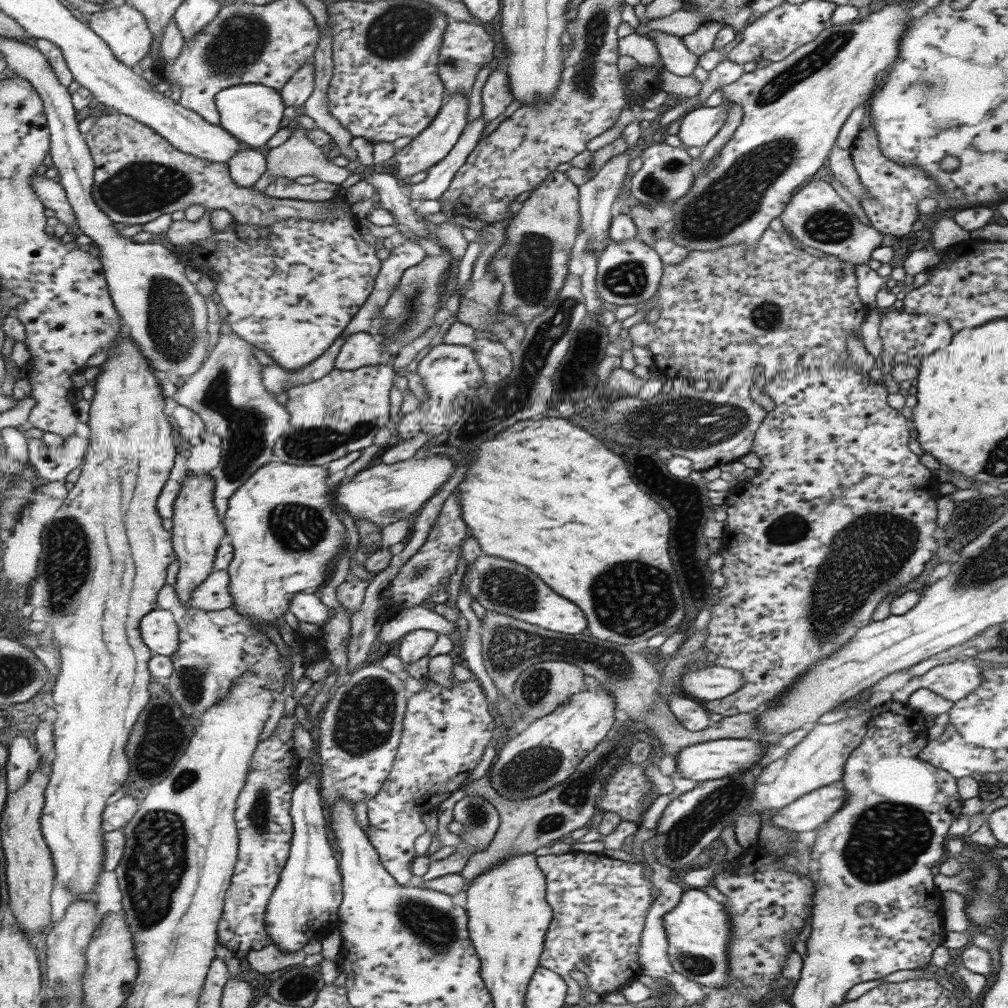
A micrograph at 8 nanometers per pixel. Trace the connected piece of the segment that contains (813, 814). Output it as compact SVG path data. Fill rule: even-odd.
M832 785L819 787L773 813L769 822L776 828L784 828L794 834L813 831L842 807L846 798L847 793L844 788Z

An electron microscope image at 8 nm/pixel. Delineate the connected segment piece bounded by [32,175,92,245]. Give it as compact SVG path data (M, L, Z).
M43 175L34 176L32 185L35 192L46 203L47 208L54 210L56 218L70 228L68 232L74 235L74 243L89 245L92 238L87 233L84 233L79 226L65 187L60 182L54 182L52 178L45 178Z

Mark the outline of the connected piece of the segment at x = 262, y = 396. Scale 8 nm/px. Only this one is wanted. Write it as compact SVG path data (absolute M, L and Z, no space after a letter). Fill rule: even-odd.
M235 332L220 334L202 368L187 380L171 382L165 378L165 372L157 372L163 394L200 414L201 420L205 421L204 436L216 434L221 438L220 456L223 460L211 474L215 480L215 506L222 520L227 515L233 494L259 468L278 460L274 452L275 444L291 426L291 414L286 405L279 404L275 400L277 394L265 388L263 366L253 355L253 347Z

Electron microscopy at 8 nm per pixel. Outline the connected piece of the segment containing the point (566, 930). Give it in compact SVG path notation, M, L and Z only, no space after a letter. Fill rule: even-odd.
M574 848L573 850L569 850L560 855L548 854L545 856L538 856L536 857L536 861L546 882L544 897L552 910L551 921L549 922L547 933L545 934L545 939L542 945L543 951L539 956L538 964L539 967L552 970L564 980L564 984L566 985L566 996L564 1002L568 1005L573 1005L577 1004L577 1002L582 999L581 986L579 986L575 980L571 979L571 976L569 975L571 974L571 970L579 970L579 972L583 972L585 980L587 980L587 989L591 992L597 993L597 995L601 997L605 994L608 995L619 992L623 987L631 984L631 982L635 982L638 976L641 975L640 966L638 965L639 963L637 963L637 950L639 950L639 940L641 940L641 932L643 932L645 924L644 918L648 911L647 907L650 906L649 903L651 902L651 891L649 891L649 888L651 888L651 886L654 887L650 880L643 878L641 865L639 865L639 863L630 863L613 859L611 857L604 856L603 854L586 853L580 848Z

